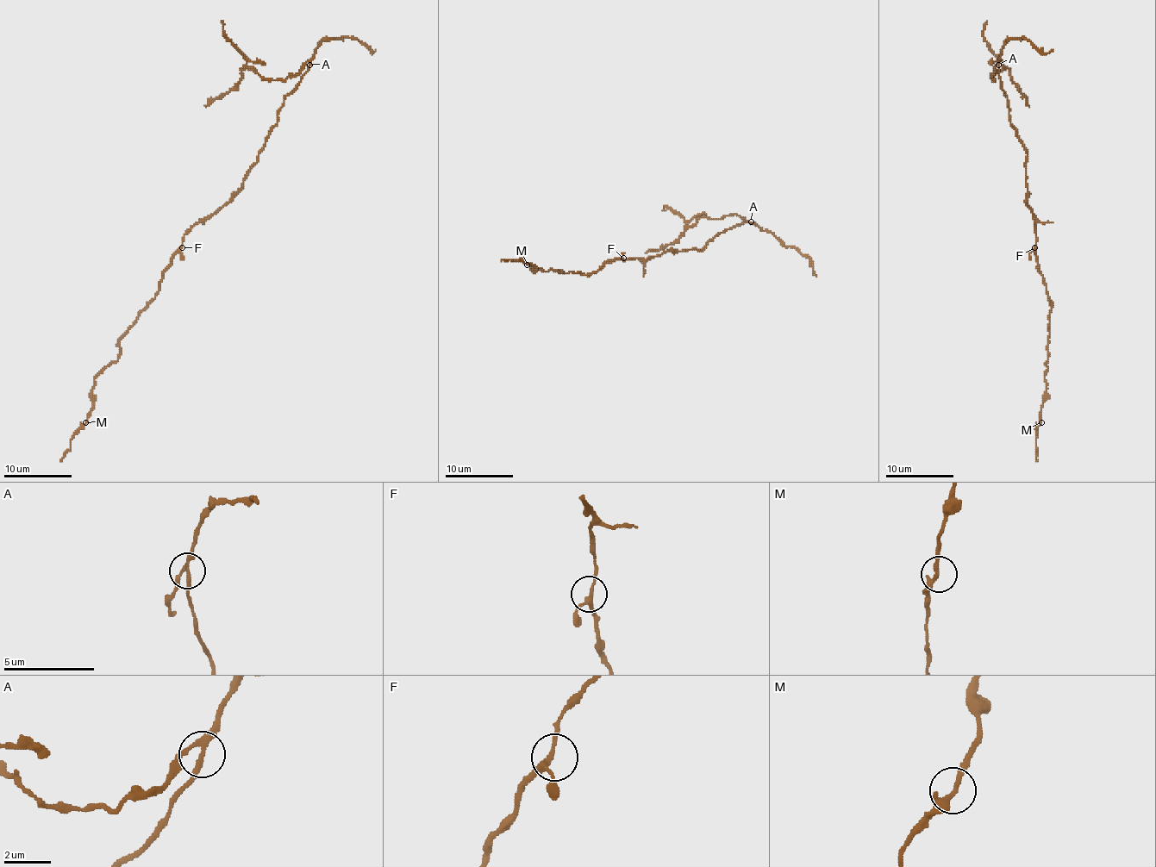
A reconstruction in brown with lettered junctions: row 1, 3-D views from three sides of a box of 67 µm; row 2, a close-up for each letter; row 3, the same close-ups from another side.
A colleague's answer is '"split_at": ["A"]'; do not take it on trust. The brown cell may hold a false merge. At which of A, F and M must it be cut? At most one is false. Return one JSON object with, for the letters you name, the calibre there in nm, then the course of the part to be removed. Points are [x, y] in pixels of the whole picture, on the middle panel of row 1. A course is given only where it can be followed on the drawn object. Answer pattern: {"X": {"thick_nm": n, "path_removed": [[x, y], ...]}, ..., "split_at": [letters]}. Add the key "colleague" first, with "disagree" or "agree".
{"colleague": "agree", "A": {"thick_nm": 200, "path_removed": [[750, 222], [734, 214], [708, 219], [701, 217], [674, 242], [645, 252]]}, "split_at": ["A"]}

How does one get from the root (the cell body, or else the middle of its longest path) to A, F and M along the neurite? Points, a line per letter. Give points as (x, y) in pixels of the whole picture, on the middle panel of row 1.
A: (662, 254), (683, 249), (701, 251), (720, 233), (750, 222)
F: (662, 254), (646, 259), (623, 258)
M: (662, 254), (646, 259), (608, 261), (597, 271), (587, 275), (534, 270), (532, 265), (527, 265)

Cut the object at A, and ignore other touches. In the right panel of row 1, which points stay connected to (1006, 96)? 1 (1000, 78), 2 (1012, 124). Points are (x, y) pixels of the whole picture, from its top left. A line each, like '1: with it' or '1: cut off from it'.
1: with it
2: with it

